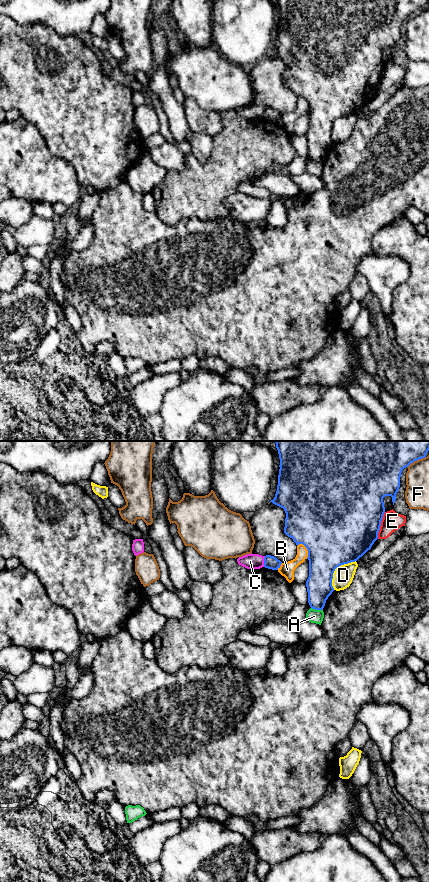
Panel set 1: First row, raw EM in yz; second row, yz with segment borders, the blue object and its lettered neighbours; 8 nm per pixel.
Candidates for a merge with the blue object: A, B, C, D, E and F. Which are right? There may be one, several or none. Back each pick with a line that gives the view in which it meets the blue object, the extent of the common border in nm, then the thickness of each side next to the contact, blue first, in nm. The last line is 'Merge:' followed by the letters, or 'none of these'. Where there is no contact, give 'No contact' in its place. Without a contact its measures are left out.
Merge: none of these

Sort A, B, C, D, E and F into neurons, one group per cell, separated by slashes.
A / B / C / D / E / F

